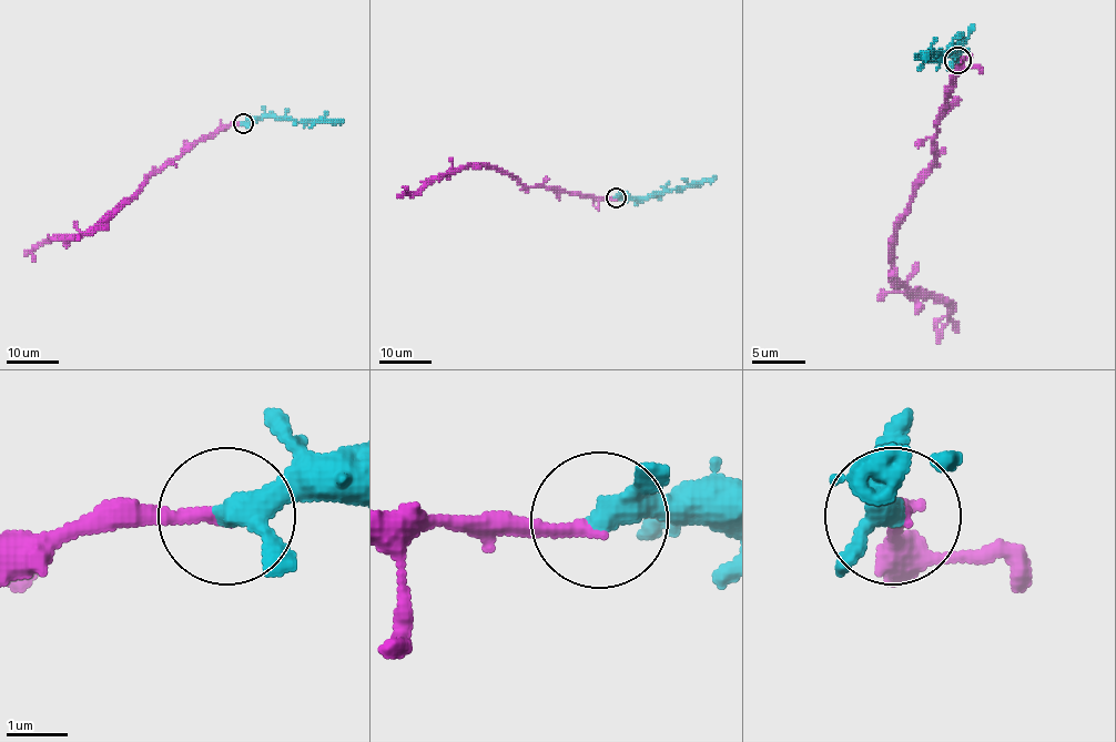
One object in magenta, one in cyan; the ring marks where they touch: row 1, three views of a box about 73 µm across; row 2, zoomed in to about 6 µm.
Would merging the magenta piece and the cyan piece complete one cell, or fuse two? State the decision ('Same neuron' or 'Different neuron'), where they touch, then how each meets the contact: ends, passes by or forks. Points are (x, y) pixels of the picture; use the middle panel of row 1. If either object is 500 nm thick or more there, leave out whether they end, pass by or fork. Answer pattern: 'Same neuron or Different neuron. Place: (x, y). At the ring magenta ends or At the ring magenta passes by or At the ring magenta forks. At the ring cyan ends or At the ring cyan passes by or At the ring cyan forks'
Same neuron. Place: (616, 197). At the ring magenta ends. At the ring cyan passes by

